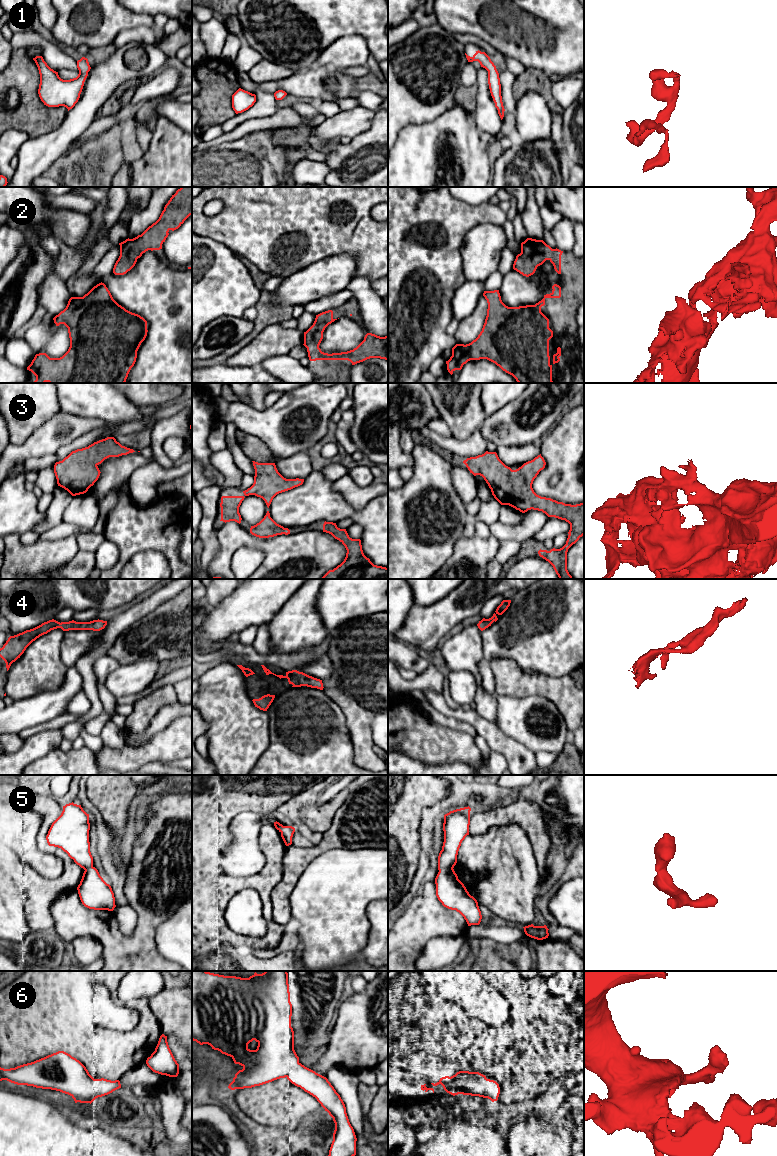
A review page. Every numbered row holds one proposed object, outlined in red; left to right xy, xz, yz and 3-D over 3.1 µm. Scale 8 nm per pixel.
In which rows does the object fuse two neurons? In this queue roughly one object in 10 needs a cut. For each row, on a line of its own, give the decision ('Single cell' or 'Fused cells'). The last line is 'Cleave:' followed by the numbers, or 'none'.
1: Single cell
2: Single cell
3: Single cell
4: Single cell
5: Single cell
6: Single cell
Cleave: none

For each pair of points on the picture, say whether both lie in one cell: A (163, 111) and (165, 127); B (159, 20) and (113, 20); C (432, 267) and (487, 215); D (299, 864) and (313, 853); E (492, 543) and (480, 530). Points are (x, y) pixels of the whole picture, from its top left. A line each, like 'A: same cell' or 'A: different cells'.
A: different cells
B: different cells
C: same cell
D: same cell
E: different cells

